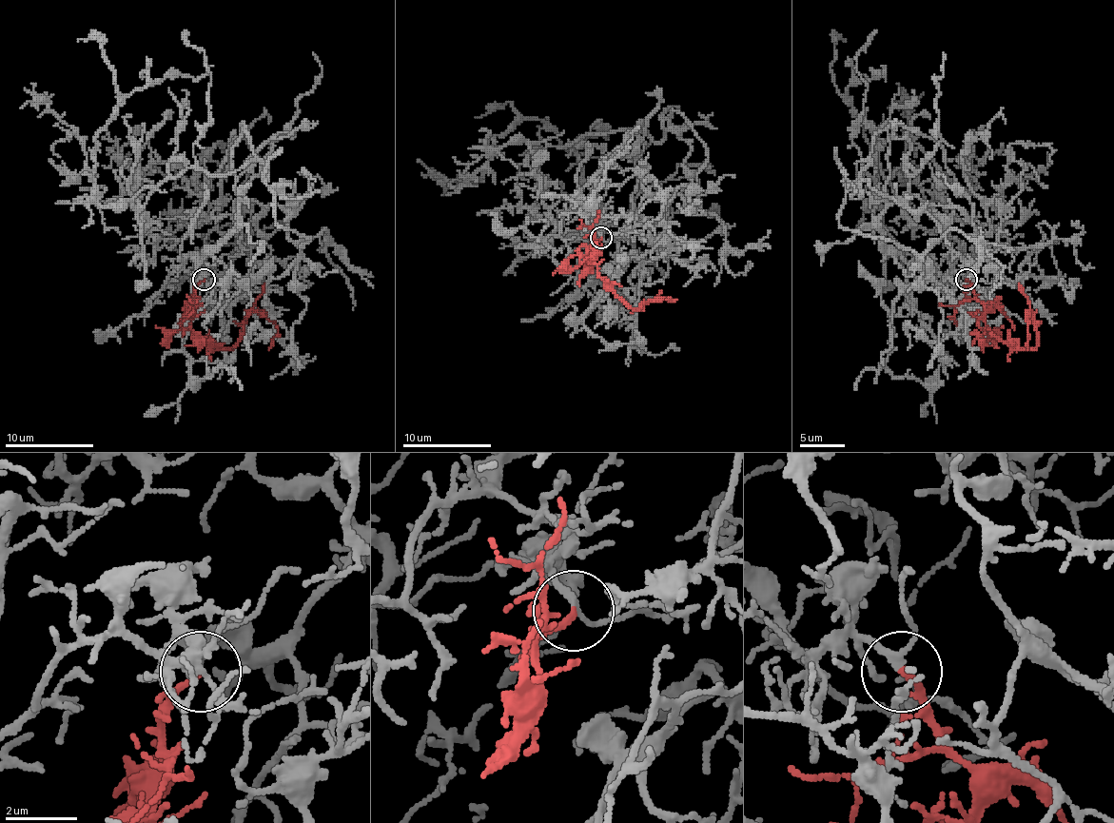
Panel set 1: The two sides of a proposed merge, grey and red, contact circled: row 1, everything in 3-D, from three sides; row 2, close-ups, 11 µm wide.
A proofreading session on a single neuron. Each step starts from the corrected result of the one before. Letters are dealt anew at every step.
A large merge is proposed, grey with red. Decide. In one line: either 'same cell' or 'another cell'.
same cell

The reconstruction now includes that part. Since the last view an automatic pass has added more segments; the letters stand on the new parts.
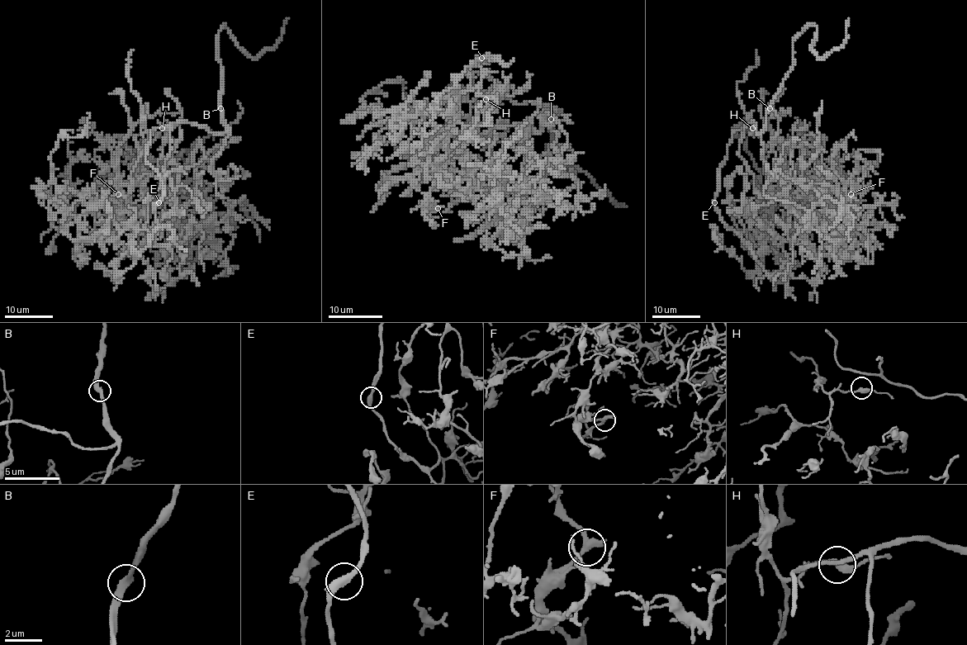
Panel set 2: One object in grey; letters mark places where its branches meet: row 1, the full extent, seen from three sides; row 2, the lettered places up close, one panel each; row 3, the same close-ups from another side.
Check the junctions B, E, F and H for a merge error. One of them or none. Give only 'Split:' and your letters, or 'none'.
Split: none

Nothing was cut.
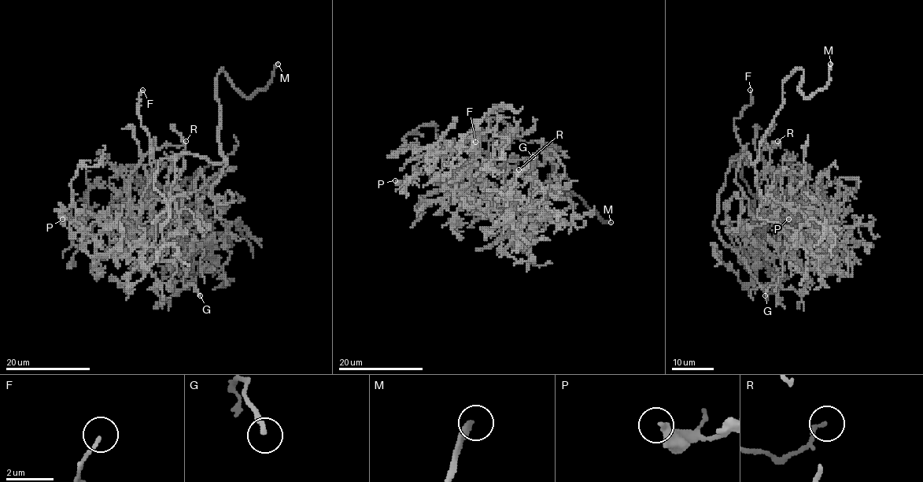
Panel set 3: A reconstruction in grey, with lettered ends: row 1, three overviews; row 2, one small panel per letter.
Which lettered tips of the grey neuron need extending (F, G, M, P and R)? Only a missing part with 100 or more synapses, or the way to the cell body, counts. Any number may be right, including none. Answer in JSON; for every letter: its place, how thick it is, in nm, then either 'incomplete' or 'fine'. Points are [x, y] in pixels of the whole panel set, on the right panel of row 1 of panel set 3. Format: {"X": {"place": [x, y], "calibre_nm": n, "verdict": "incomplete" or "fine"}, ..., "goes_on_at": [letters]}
{"F": {"place": [750, 90], "calibre_nm": 120, "verdict": "fine"}, "G": {"place": [765, 295], "calibre_nm": 200, "verdict": "fine"}, "M": {"place": [830, 64], "calibre_nm": 240, "verdict": "incomplete"}, "P": {"place": [788, 219], "calibre_nm": 240, "verdict": "fine"}, "R": {"place": [777, 141], "calibre_nm": 160, "verdict": "fine"}, "goes_on_at": ["M"]}

